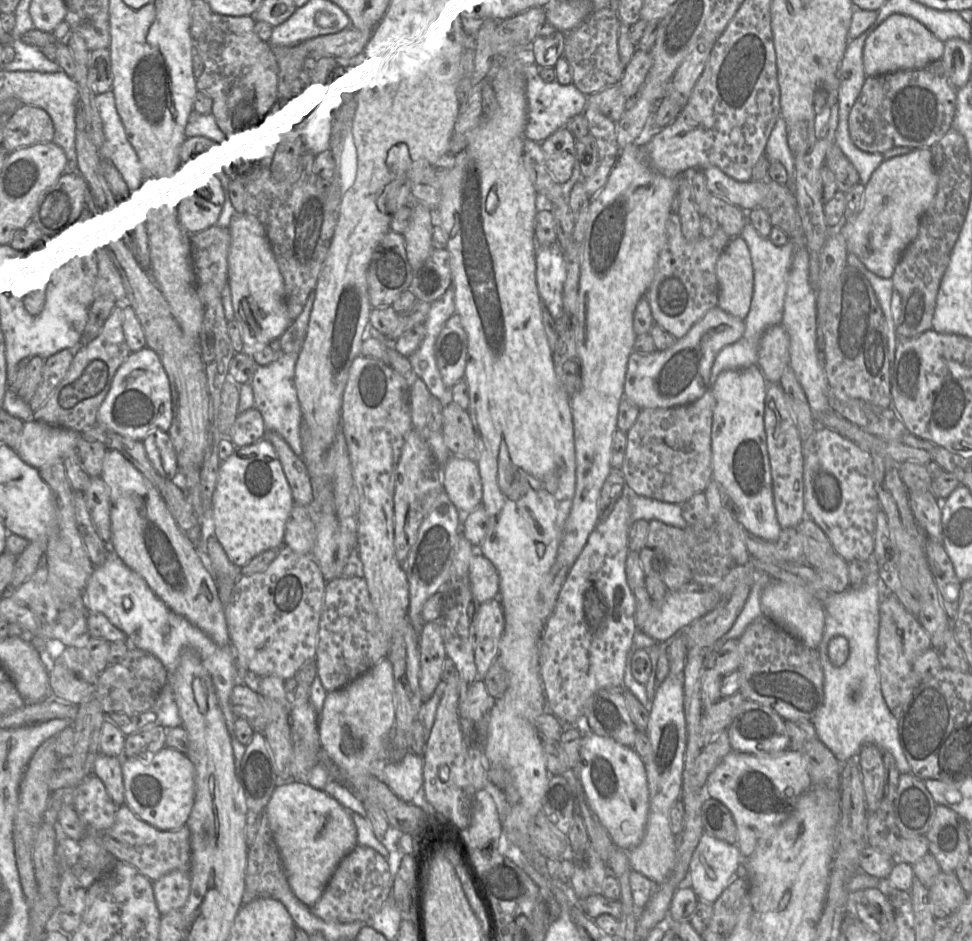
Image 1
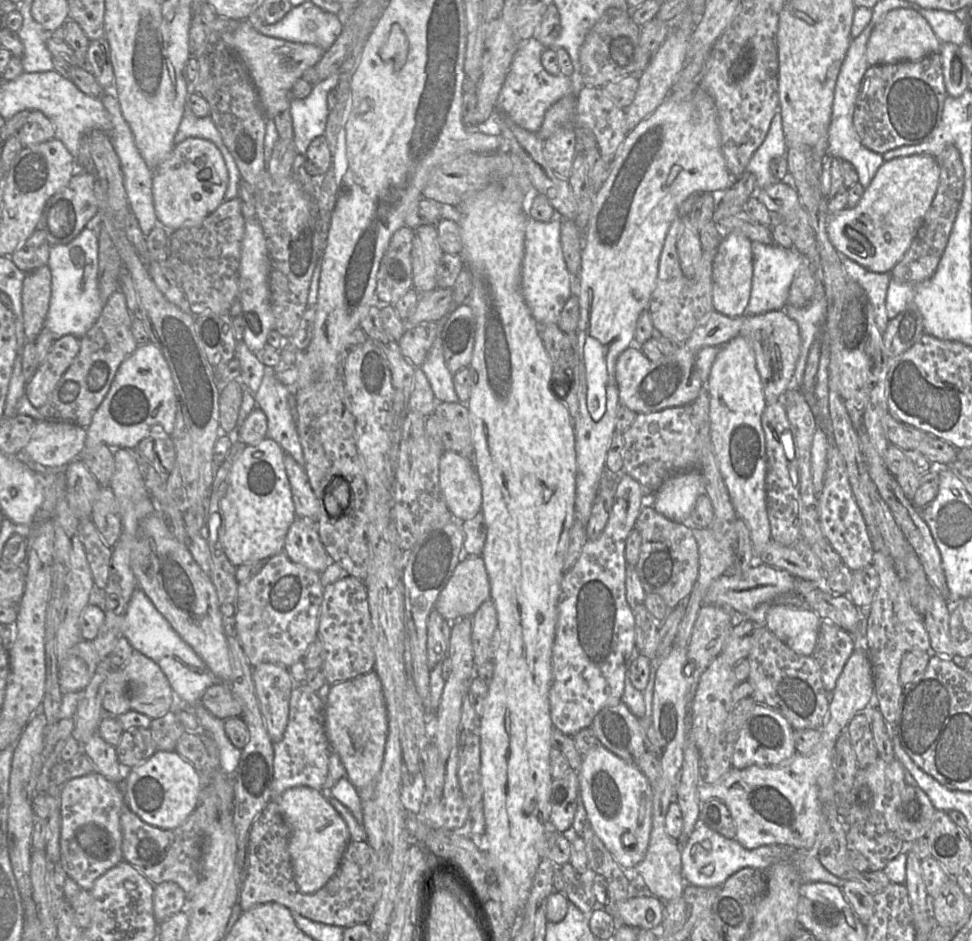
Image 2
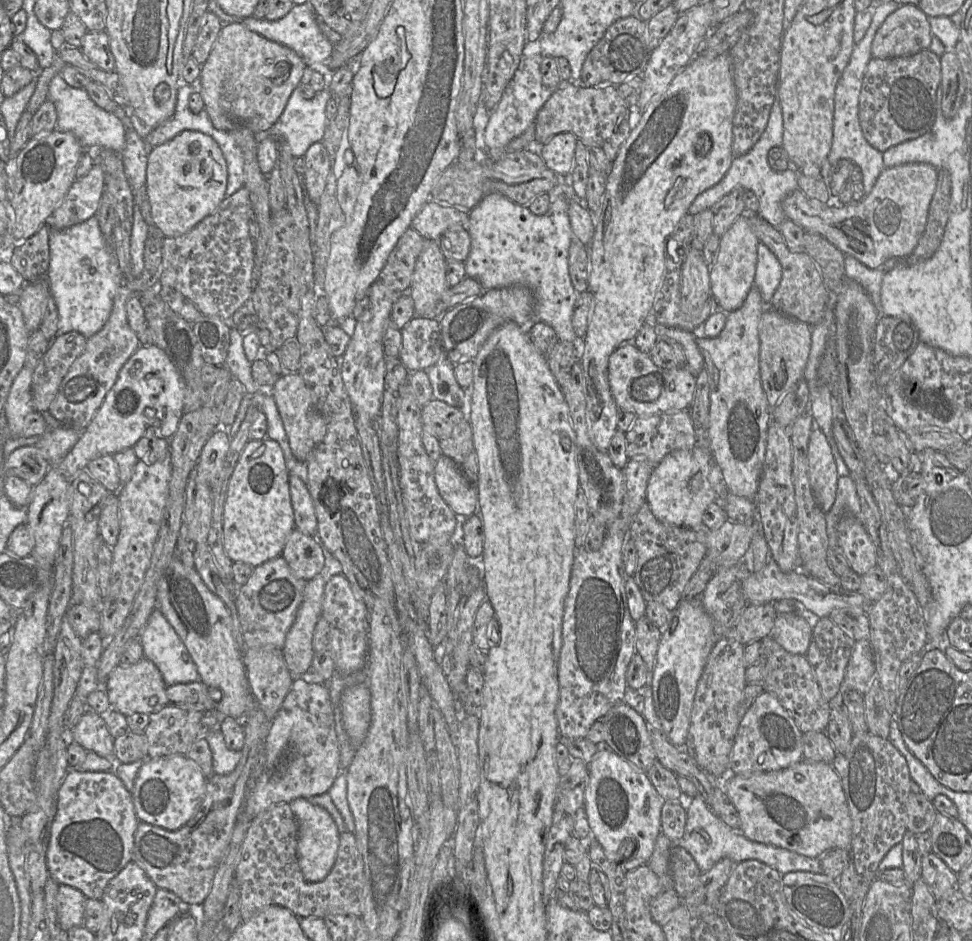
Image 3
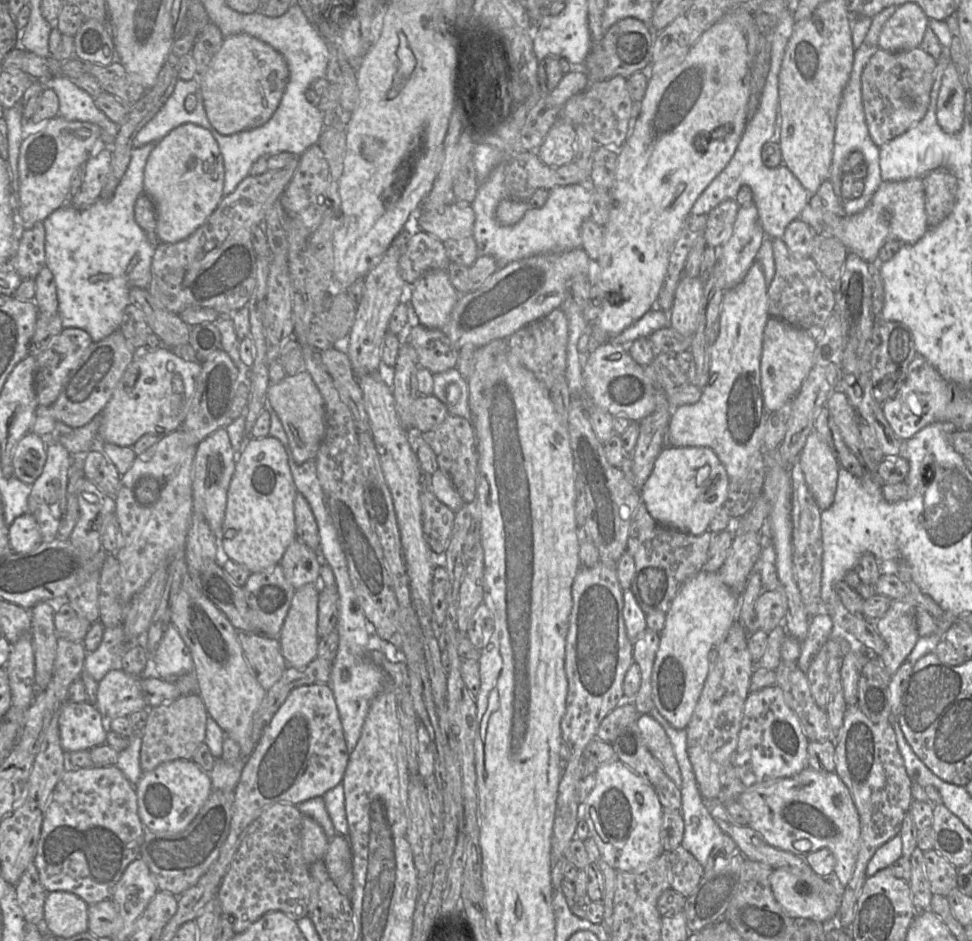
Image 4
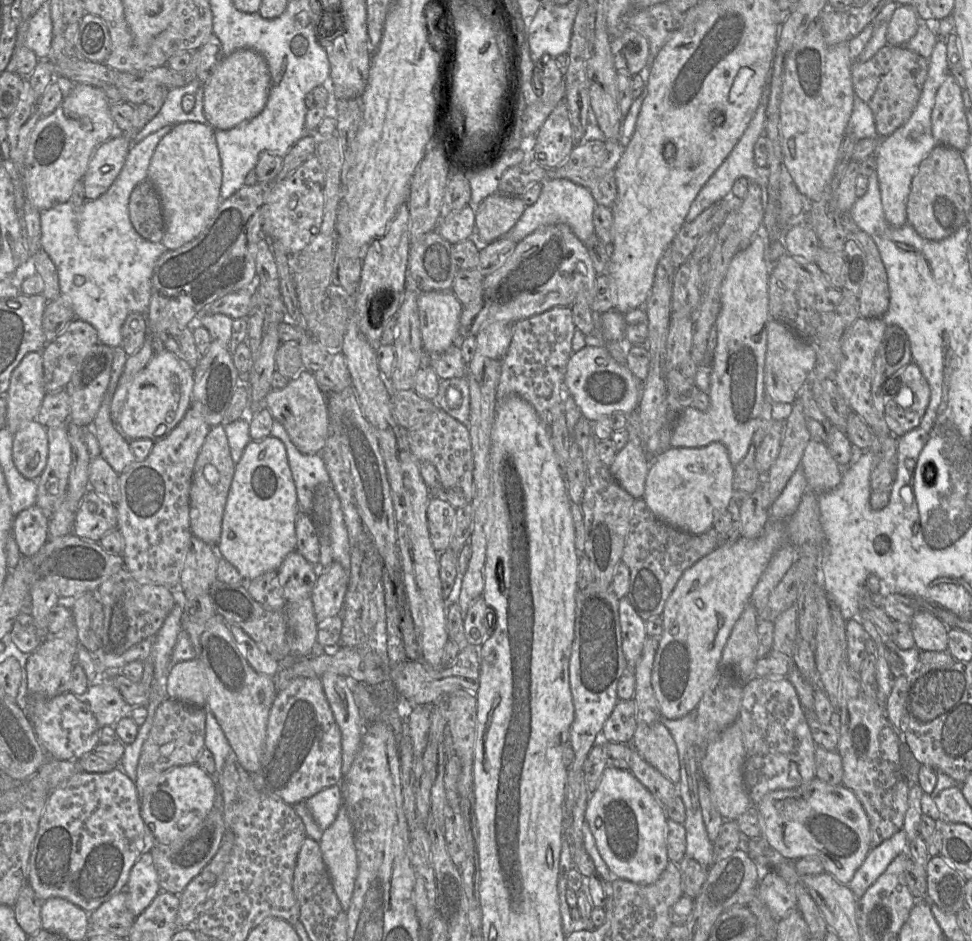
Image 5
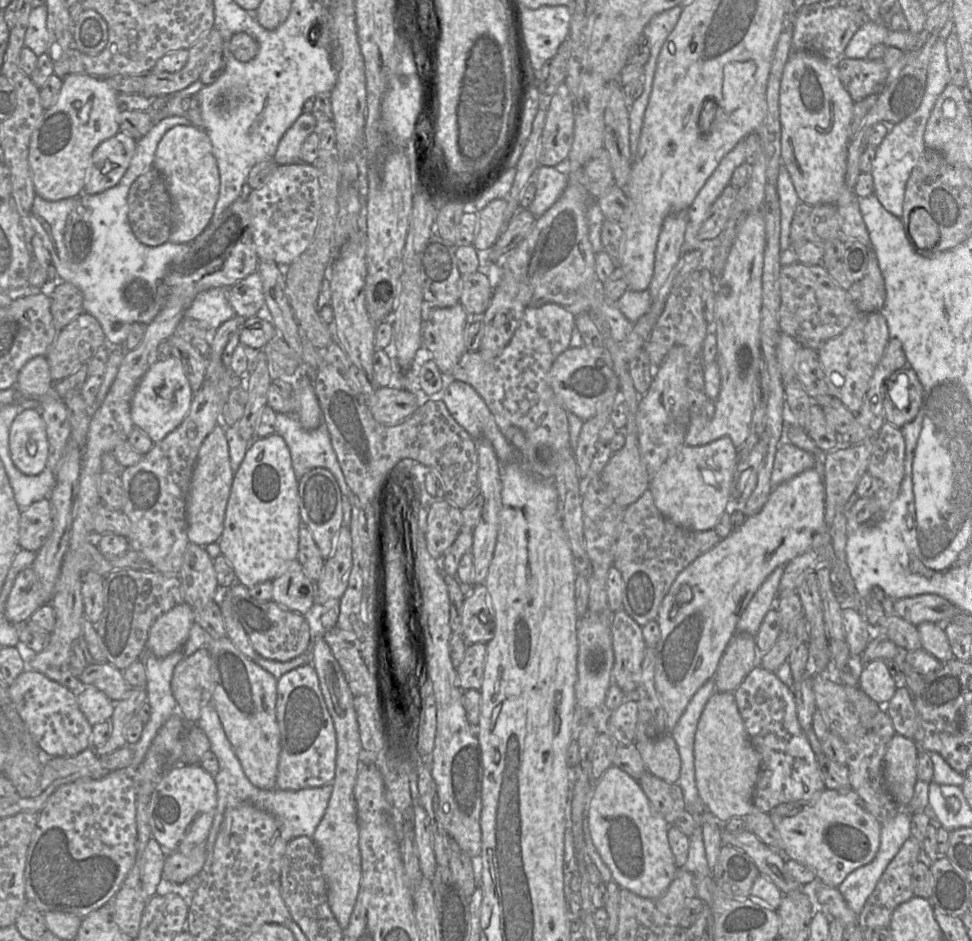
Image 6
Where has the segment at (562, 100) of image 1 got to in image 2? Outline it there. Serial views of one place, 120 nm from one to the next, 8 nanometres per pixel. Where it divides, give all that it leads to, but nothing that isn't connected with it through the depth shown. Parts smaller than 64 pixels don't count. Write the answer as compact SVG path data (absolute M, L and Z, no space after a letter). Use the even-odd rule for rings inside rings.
M536 39L519 42L509 72L497 99L496 110L510 118L523 129L538 133L546 111L558 100L574 92L570 77L549 74L541 64L545 47Z

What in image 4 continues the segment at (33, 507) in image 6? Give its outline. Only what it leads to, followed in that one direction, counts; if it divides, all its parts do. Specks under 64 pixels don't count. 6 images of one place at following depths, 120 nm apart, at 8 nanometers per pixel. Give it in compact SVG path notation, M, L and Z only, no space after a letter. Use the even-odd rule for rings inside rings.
M29 512L13 521L9 527L8 538L15 553L28 553L43 542L39 526Z

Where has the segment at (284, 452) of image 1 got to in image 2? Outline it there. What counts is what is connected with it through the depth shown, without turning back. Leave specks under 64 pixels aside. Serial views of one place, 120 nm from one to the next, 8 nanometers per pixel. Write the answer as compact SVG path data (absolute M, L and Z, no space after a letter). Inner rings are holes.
M287 453L284 454L284 466L291 488L296 518L303 518L316 523L318 520L318 503L304 467L300 466Z

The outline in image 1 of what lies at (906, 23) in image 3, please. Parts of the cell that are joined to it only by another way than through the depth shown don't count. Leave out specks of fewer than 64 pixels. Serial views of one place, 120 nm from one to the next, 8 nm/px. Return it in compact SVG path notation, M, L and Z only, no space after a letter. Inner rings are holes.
M892 14L866 39L863 65L866 76L877 76L903 70L920 69L941 60L944 43L918 20L903 14Z

